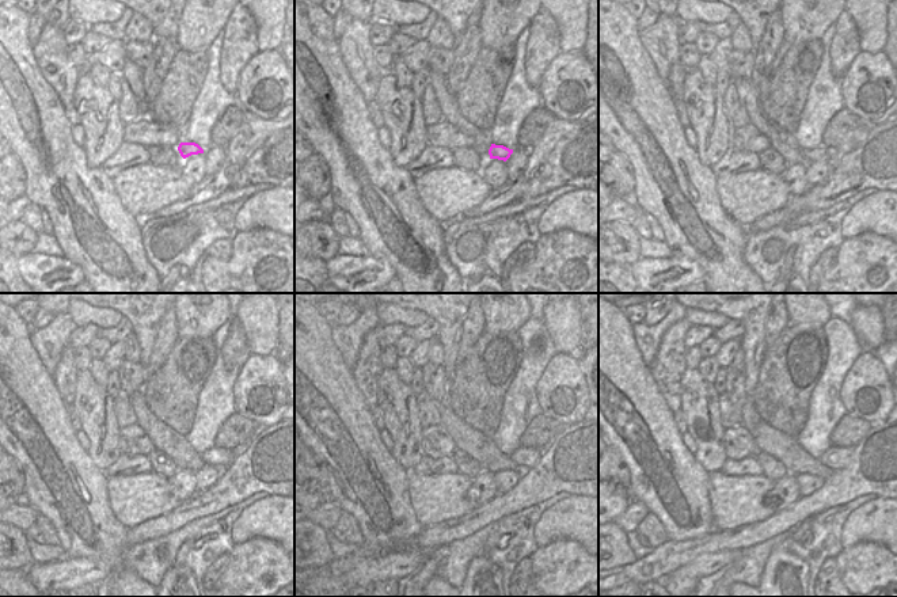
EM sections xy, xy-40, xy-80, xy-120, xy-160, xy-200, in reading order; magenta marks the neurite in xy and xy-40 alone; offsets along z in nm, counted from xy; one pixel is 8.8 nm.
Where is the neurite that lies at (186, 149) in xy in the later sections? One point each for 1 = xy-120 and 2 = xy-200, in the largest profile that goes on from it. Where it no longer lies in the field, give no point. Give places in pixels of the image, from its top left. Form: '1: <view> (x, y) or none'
1: xy-120 (219, 457)
2: xy-200 (835, 459)

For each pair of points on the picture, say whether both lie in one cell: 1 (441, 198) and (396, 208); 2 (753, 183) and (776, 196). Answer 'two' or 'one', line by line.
1: two
2: one

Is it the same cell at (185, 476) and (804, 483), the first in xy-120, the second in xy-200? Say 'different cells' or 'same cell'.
different cells

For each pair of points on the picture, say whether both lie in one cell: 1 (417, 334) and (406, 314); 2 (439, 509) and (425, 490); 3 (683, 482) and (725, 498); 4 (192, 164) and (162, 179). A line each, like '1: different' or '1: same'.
1: different
2: same
3: different
4: different

